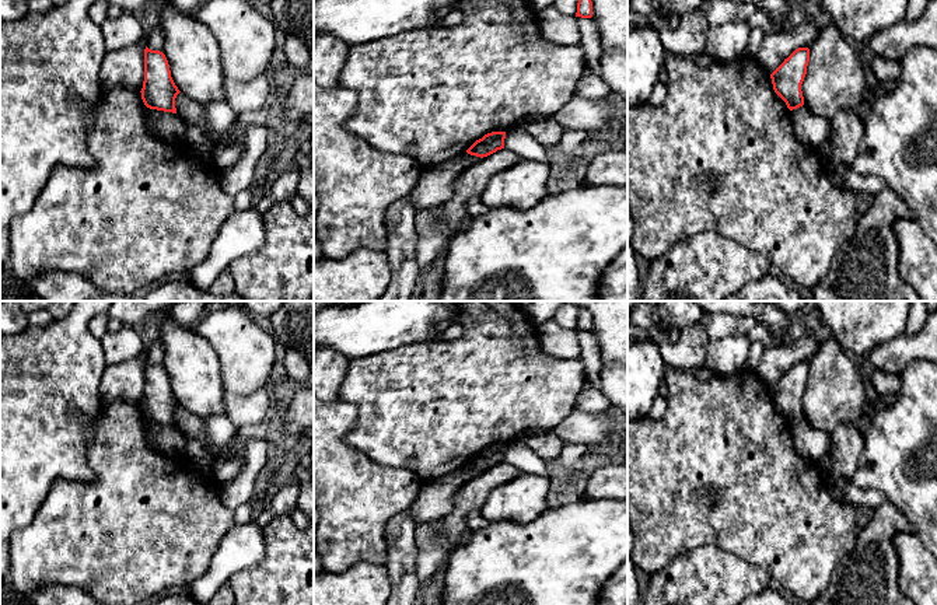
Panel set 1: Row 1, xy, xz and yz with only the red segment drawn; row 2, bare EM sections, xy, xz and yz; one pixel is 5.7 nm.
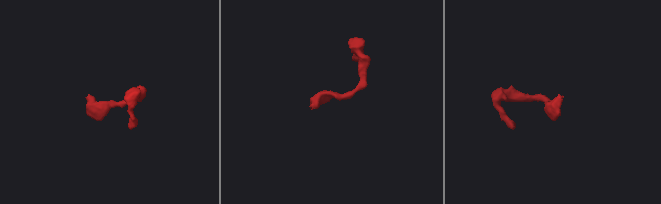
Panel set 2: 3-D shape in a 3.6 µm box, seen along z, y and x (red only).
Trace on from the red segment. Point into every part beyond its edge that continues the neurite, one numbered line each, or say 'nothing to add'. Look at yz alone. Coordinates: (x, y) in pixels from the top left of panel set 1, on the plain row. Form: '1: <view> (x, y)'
nothing to add

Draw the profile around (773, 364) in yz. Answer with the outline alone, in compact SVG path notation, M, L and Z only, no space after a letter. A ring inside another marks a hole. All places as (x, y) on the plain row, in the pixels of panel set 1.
M800 331L783 349L766 350L755 373L772 388L796 363L810 361L821 343L814 333Z

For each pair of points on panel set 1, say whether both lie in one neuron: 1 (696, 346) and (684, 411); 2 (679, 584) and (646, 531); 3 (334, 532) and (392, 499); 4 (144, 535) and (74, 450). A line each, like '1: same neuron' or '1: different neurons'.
1: different neurons
2: different neurons
3: same neuron
4: different neurons

